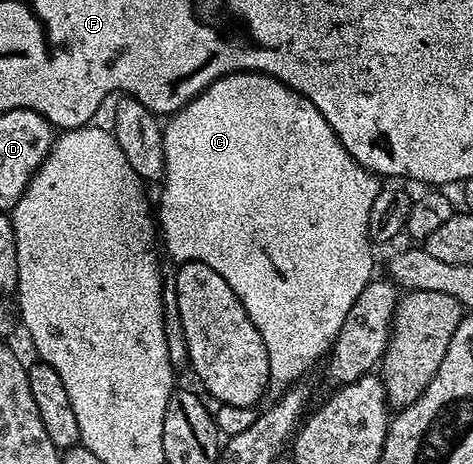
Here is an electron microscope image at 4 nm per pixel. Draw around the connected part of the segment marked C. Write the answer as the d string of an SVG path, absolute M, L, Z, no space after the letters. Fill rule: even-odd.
M238 71L235 75L220 77L212 85L208 85L208 89L201 91L192 102L175 111L165 120L162 148L166 173L161 184L163 187L162 200L158 203L158 223L162 226L166 251L175 259L175 264L203 263L208 265L208 269L216 269L216 273L220 273L220 277L228 281L228 289L232 289L232 293L240 297L240 305L244 305L252 325L256 325L264 341L264 349L268 349L269 394L274 397L283 395L305 376L302 374L321 355L323 358L333 347L334 339L340 333L340 325L344 325L352 303L372 280L374 255L370 252L372 244L368 233L368 213L380 190L379 176L373 171L365 171L350 156L348 149L340 145L336 133L332 133L332 125L324 121L324 113L320 113L320 109L316 109L316 105L312 105L308 97L293 91L287 83L273 79L270 75L262 75L259 71Z

